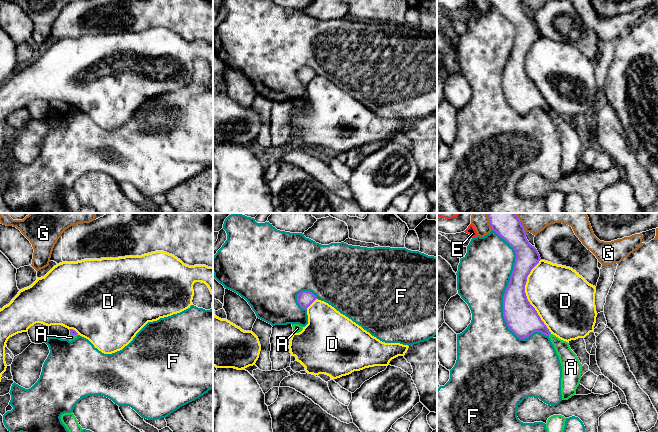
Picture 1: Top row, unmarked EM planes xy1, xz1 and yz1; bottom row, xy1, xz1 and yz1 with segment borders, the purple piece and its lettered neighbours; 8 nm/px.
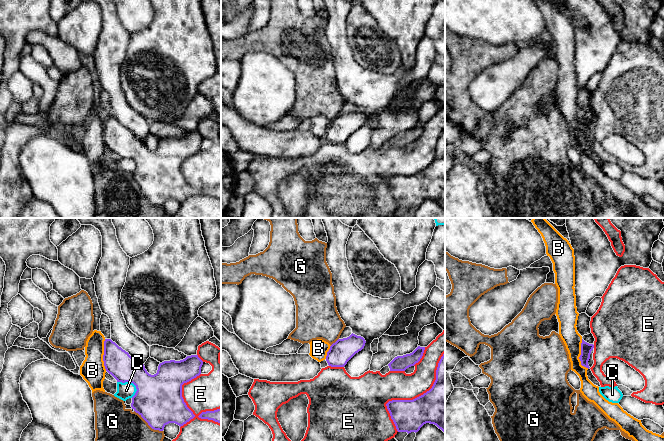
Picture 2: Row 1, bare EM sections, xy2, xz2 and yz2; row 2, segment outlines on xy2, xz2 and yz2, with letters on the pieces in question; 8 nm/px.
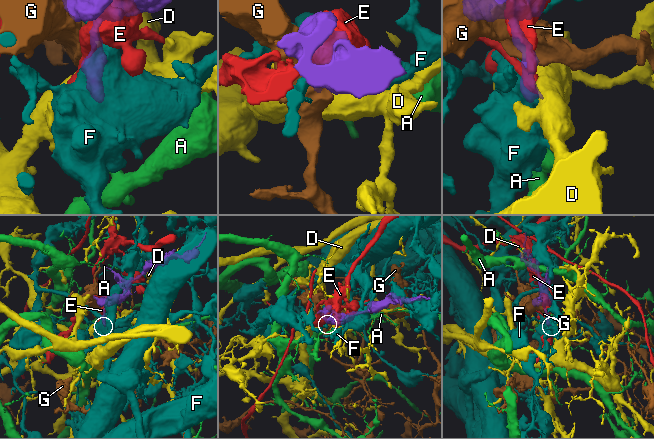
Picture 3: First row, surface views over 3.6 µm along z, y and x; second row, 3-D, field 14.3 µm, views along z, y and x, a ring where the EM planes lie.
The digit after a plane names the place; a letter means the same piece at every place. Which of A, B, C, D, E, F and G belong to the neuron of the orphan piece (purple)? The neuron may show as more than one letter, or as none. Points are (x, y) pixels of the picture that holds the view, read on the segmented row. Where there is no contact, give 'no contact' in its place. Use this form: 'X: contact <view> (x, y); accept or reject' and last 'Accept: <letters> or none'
A: contact yz1 (549, 334); reject
B: contact yz2 (580, 355); reject
C: contact xy2 (130, 381); reject
D: contact yz1 (526, 296); reject
E: contact xz2 (413, 399); reject
F: contact yz1 (503, 298); reject
G: contact xy2 (148, 424); reject
Accept: none

